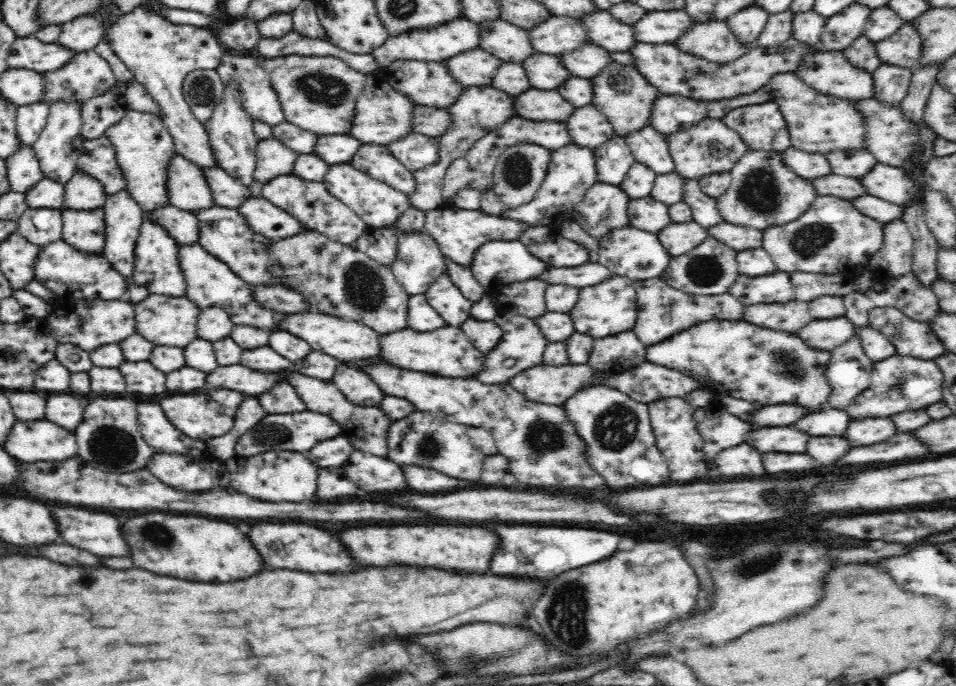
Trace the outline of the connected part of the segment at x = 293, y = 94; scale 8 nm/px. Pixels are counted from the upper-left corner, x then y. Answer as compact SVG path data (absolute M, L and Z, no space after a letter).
M254 54L254 59L269 76L286 121L317 135L347 134L352 128L356 98L365 90L363 72L337 56L280 54L266 58Z

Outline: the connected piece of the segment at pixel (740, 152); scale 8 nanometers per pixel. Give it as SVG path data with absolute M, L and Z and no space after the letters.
M708 116L694 126L667 134L666 141L668 141L668 152L674 161L674 172L684 179L696 181L708 174L729 172L748 151L746 143L734 129L728 128L718 118Z

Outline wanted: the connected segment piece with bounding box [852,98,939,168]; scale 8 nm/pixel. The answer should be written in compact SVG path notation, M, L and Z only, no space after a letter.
M874 98L854 100L852 101L852 105L854 105L854 109L856 109L856 111L862 115L862 119L864 119L866 136L864 136L863 146L875 156L878 163L901 168L906 164L906 158L912 154L914 144L923 146L923 150L925 150L921 156L921 162L923 162L923 164L927 164L930 159L935 157L932 152L932 144L934 144L934 140L939 136L936 135L928 125L921 129L916 129L914 123L904 119L900 107L884 105Z

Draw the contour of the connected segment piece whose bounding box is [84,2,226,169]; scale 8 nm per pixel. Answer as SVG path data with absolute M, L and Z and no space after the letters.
M105 2L84 15L98 17L102 21L103 38L108 41L110 49L160 107L159 116L172 137L175 152L202 169L208 166L216 167L216 159L208 142L208 133L203 123L198 122L192 114L182 90L184 78L188 73L198 69L212 70L220 64L226 48L218 42L215 34L204 27L170 22L154 11L144 9L142 5L138 5L132 12L115 16L111 12L111 6Z

